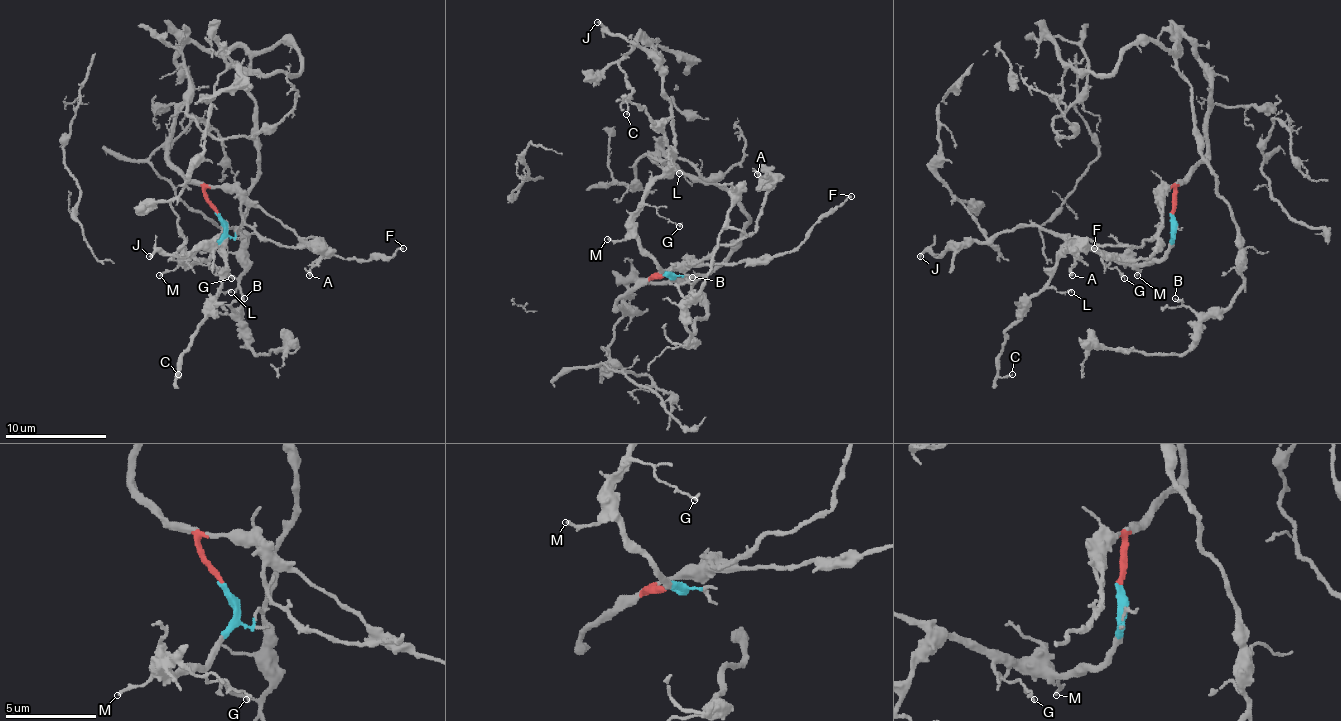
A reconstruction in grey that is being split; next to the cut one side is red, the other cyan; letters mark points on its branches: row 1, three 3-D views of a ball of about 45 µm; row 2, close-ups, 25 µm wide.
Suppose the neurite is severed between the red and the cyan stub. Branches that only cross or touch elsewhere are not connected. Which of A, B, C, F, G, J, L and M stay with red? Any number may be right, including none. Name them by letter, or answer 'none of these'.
A, B, F

